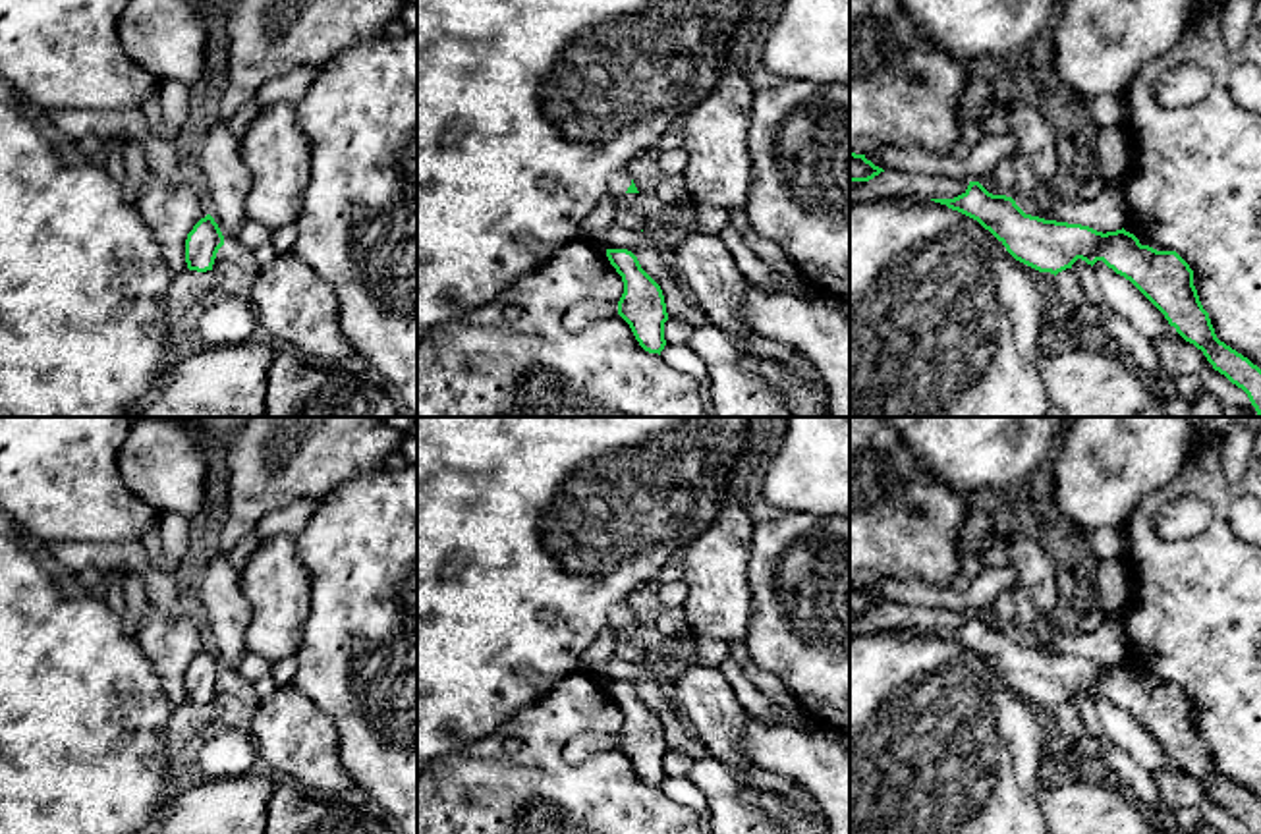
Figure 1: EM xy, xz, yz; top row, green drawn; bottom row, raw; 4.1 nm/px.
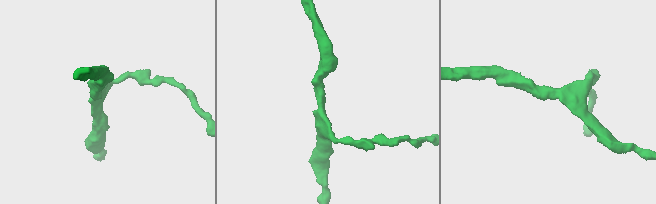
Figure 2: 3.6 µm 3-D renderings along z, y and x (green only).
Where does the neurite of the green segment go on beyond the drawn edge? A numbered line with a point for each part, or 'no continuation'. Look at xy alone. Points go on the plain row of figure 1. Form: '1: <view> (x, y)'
no continuation

